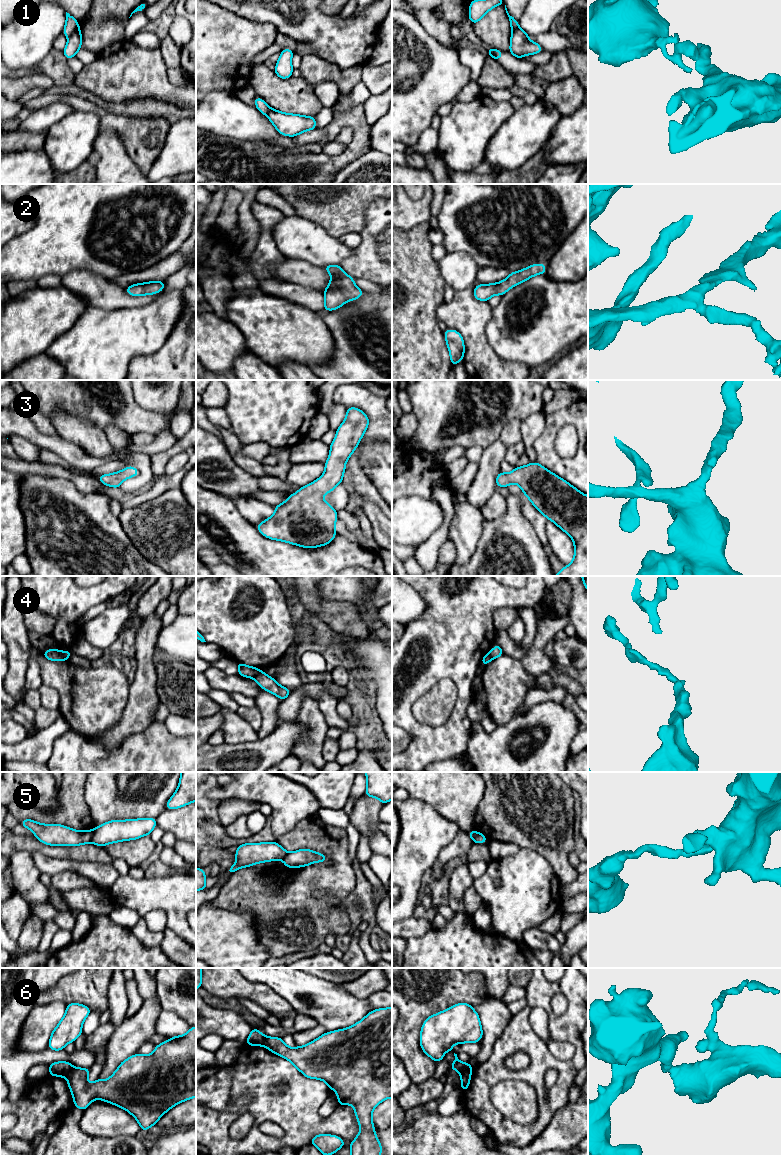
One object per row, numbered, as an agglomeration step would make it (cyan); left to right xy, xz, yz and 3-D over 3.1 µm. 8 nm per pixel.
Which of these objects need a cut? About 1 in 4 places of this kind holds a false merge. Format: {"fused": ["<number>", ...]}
{"fused": ["1", "4", "5", "6"]}

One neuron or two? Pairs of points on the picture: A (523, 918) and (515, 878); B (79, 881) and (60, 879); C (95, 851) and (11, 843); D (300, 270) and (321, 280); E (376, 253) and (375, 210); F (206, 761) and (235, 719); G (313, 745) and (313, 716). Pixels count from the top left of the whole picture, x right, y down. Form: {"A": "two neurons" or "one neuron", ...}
{"A": "one neuron", "B": "one neuron", "C": "one neuron", "D": "one neuron", "E": "one neuron", "F": "two neurons", "G": "one neuron"}

